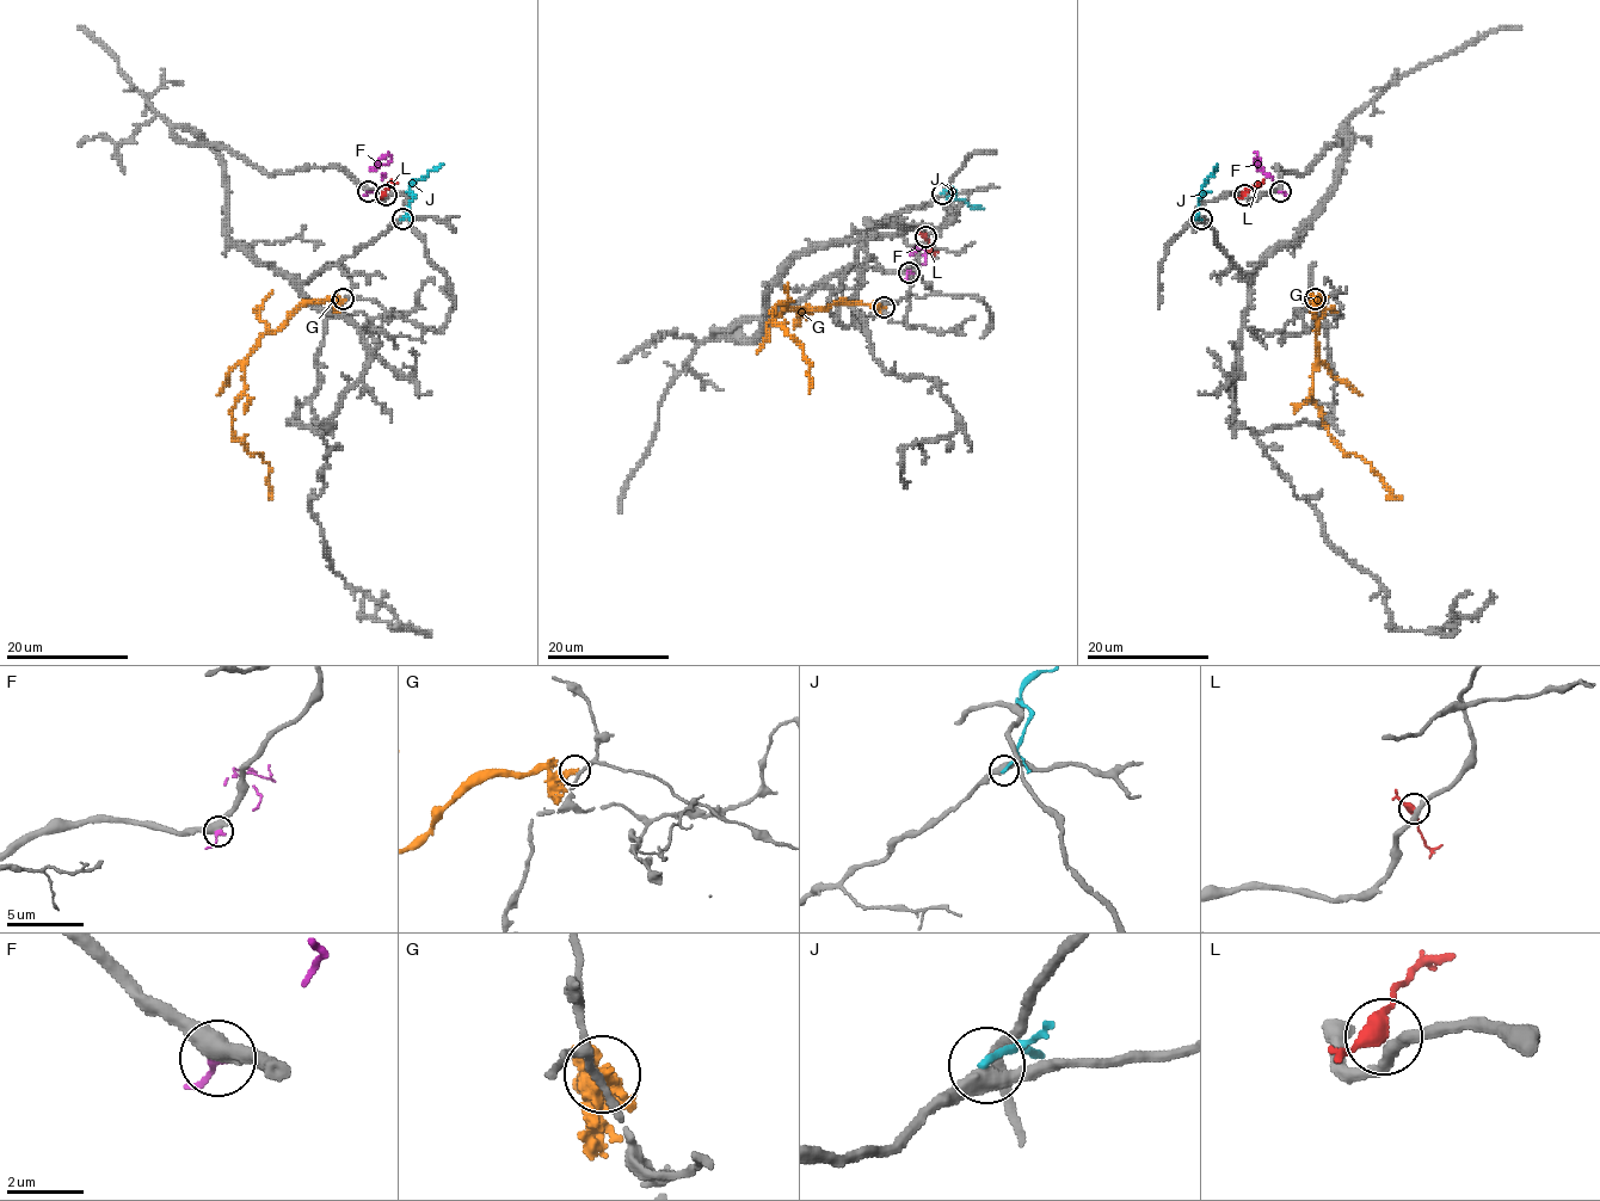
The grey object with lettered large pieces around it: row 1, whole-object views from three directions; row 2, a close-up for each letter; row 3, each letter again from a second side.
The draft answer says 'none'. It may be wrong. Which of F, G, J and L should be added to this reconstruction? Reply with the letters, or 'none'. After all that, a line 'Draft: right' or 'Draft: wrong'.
none
Draft: right

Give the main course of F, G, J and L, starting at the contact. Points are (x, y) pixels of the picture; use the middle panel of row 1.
F: (909, 272), (925, 257), (917, 250), (930, 251), (929, 245)
G: (882, 306), (832, 303), (822, 309), (779, 303), (773, 309), (771, 316), (810, 363), (808, 392)
J: (943, 192), (952, 191), (949, 195), (984, 209)
L: (925, 235), (928, 246), (936, 251)

